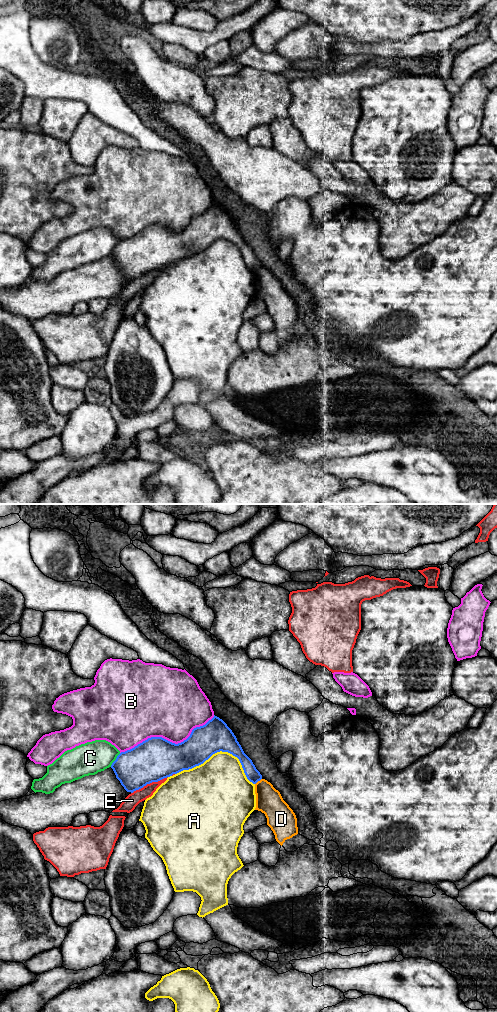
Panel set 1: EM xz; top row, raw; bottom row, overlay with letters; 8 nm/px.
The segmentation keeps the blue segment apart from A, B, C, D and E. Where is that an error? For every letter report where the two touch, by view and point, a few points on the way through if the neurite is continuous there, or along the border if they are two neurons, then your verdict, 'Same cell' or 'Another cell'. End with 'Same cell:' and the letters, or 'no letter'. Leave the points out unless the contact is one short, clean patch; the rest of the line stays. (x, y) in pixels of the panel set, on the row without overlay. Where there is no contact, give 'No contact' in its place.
A: Touches blue at xz (220, 238). Another cell
B: Touches blue at xz (168, 229). Another cell
C: Touches blue at xz (115, 248). Another cell
D: Touches blue at xz (258, 268). Boundary: xz (261, 266), (255, 272). Another cell
E: Touches blue at xz (149, 271). Another cell
Same cell: no letter

